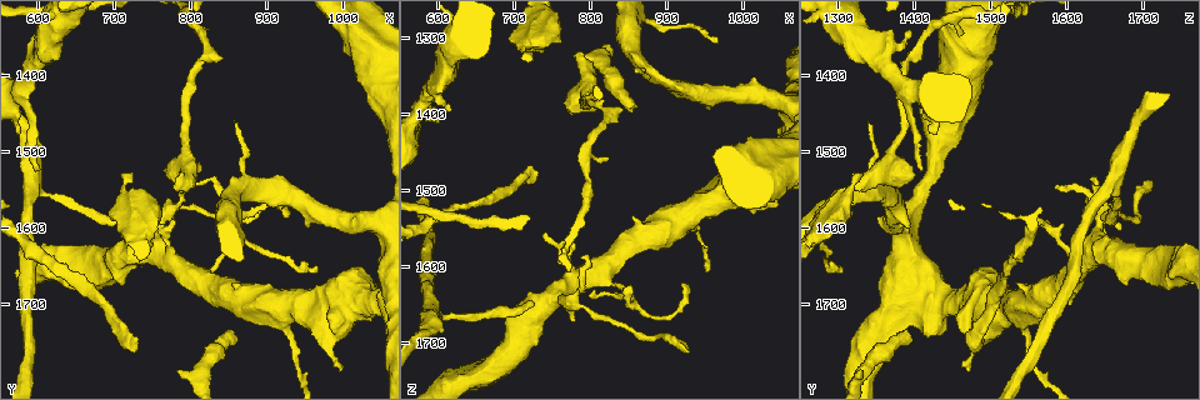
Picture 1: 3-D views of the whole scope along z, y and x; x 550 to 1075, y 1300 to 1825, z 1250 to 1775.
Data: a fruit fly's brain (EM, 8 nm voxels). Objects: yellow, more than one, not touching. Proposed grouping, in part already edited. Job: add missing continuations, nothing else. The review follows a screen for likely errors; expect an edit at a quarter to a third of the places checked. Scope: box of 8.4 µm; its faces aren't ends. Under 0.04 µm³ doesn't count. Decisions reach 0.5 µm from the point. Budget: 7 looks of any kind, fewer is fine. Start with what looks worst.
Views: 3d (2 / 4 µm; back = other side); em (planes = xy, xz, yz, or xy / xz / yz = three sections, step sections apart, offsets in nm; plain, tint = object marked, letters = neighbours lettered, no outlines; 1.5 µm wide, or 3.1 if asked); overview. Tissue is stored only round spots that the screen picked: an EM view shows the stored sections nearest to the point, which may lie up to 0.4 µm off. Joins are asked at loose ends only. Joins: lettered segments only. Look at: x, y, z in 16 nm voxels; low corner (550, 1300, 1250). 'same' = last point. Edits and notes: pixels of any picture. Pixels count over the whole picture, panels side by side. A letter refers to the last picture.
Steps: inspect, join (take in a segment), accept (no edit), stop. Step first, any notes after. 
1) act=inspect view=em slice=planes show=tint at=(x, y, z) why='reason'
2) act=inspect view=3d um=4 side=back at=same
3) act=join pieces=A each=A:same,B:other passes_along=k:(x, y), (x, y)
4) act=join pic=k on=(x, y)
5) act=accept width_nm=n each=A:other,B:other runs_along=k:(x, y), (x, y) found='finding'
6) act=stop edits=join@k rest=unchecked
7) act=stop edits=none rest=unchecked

act=inspect view=3d um=2 side=back at=(850, 1750, 1395) why='branch stops here'

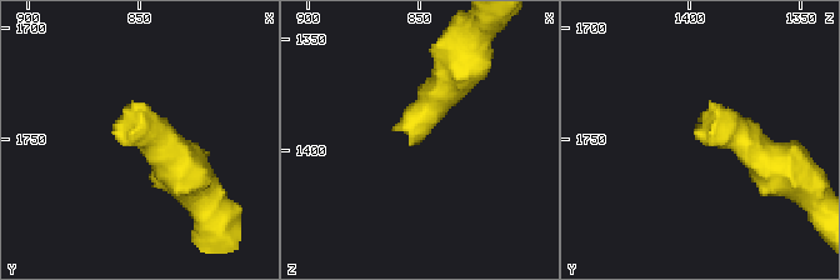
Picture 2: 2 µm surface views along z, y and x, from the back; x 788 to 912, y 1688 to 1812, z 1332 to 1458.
act=inspect view=em slice=planes show=plain at=(854, 1748, 1395)

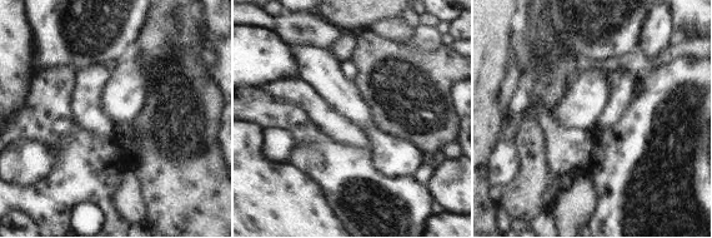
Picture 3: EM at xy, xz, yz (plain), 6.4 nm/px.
act=inspect view=em slice=planes show=letters at=same

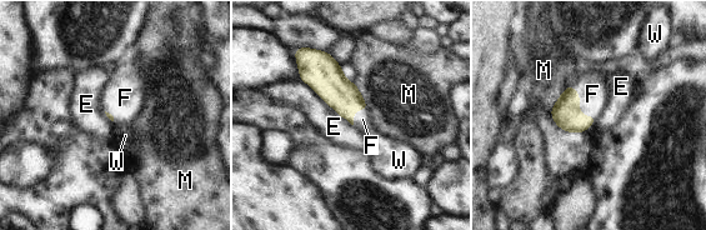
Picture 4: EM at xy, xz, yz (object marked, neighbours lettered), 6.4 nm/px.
act=join pieces=F each=E:other,F:same,M:other,W:other found='it goes on there'

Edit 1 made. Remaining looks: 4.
act=inspect view=em slice=planes show=letters at=(790, 1525, 1320) why='thick end'

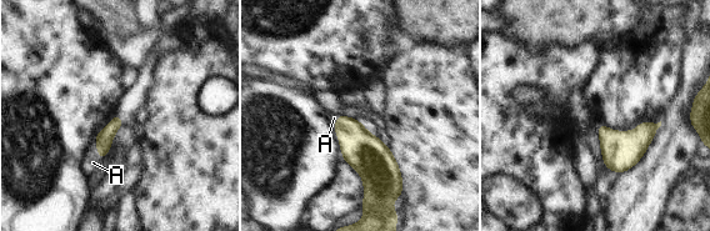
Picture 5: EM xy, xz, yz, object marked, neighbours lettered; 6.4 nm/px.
act=join pieces=A each=A:same found='it goes on there'

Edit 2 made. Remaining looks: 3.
act=inspect view=overview why='redraw'

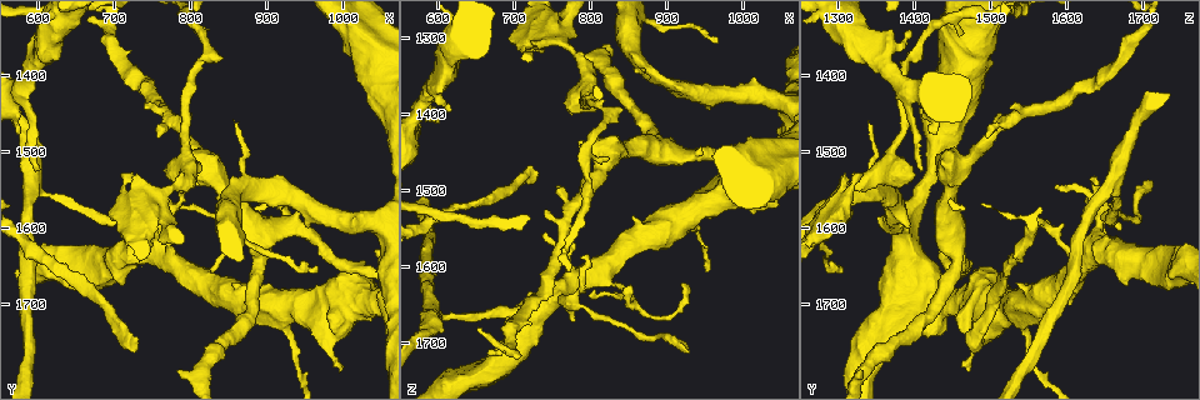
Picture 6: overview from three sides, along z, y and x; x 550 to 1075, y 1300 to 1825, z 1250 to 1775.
act=inspect view=em slice=planes show=letters at=(595, 1340, 1370) why='branch stops here'

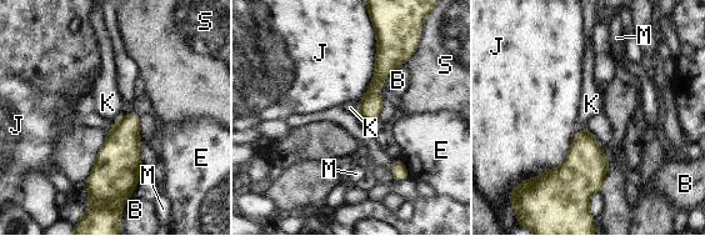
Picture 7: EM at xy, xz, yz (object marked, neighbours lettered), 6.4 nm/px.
act=accept each=B:other,E:other,J:other,K:other,M:other,S:other found='no lettered segment goes on from it'

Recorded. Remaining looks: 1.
act=stop edits=join@4,join@5 rest=unchecked

